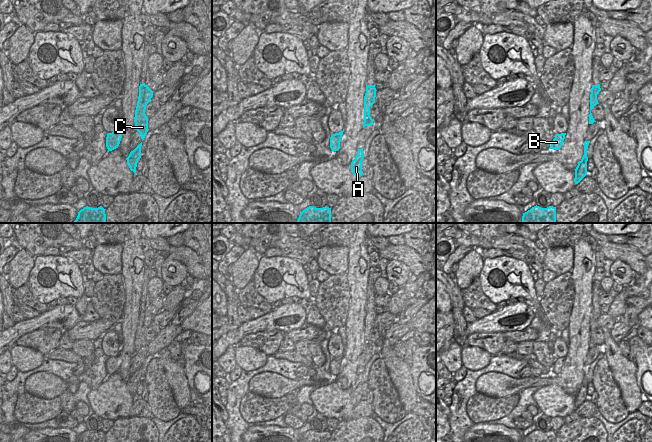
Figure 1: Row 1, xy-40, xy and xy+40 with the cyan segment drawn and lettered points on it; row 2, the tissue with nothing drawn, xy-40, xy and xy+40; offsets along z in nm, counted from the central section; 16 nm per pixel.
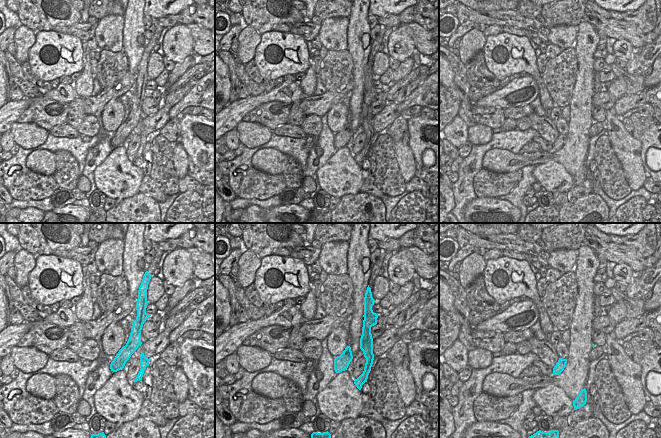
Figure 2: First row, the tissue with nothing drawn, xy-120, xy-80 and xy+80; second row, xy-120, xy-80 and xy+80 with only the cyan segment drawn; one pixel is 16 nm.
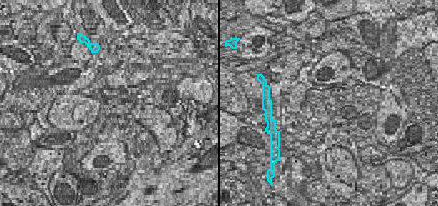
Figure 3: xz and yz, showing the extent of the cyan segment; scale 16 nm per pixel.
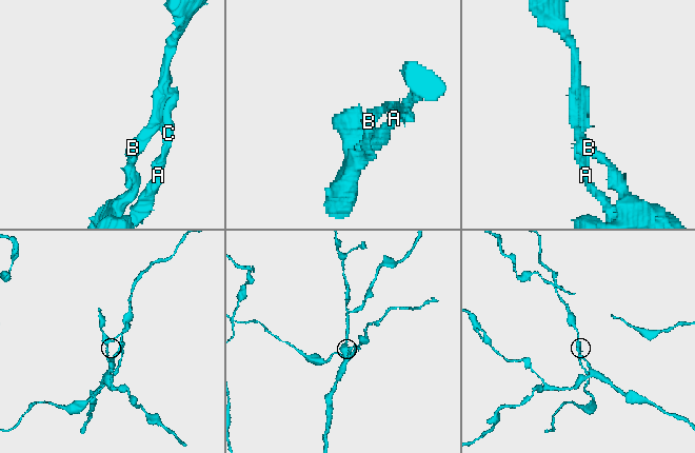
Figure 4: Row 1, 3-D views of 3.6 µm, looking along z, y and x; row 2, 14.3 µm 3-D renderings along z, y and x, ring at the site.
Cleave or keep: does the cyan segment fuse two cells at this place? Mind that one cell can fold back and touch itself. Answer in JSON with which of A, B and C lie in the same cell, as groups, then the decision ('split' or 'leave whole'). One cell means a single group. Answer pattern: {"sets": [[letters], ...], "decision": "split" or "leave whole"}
{"sets": [["A", "C"], ["B"]], "decision": "split"}

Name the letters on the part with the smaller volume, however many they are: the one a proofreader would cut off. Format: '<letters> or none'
A, C

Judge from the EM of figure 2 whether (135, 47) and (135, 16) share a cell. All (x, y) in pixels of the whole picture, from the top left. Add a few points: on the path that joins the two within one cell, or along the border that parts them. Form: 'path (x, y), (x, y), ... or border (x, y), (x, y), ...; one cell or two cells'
path (135, 39), (135, 24); one cell

